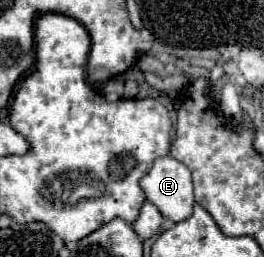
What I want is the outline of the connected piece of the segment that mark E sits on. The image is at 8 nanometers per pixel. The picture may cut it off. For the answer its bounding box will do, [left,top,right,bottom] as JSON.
[141,157,195,221]

